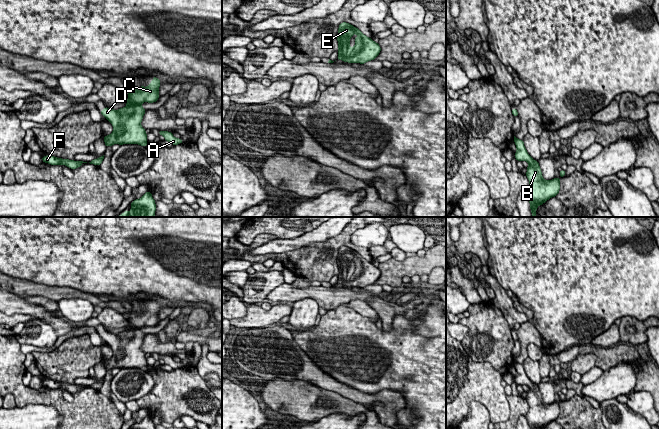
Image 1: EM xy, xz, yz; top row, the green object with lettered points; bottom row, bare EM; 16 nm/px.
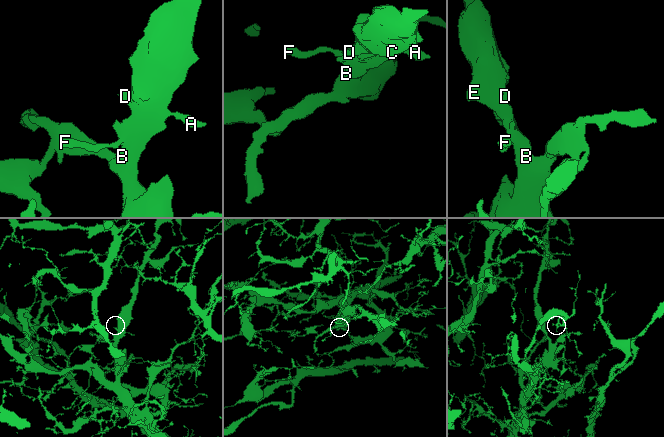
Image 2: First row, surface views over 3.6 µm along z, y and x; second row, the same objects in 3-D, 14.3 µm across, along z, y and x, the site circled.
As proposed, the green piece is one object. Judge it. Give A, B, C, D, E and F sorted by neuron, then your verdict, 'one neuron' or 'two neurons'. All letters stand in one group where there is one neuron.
groups A B C D E F; one neuron

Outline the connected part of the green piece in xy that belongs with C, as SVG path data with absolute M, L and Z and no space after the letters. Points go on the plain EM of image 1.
M153 301L147 311L128 311L129 318L126 331L114 334L105 332L100 337L112 348L113 356L104 360L106 371L114 368L138 368L147 371L147 358L141 350L145 333L143 326L153 327L158 324L161 307L157 301Z

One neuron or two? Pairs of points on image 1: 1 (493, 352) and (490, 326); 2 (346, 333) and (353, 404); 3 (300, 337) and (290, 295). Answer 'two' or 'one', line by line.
1: one
2: two
3: two

